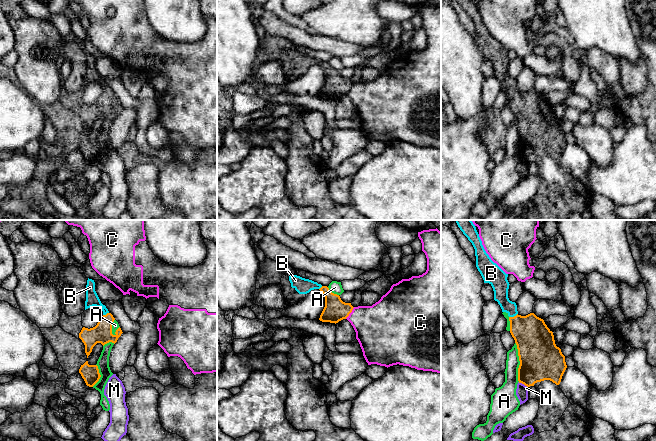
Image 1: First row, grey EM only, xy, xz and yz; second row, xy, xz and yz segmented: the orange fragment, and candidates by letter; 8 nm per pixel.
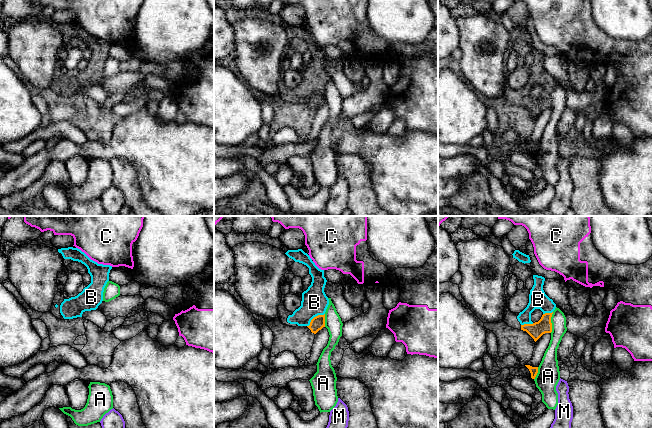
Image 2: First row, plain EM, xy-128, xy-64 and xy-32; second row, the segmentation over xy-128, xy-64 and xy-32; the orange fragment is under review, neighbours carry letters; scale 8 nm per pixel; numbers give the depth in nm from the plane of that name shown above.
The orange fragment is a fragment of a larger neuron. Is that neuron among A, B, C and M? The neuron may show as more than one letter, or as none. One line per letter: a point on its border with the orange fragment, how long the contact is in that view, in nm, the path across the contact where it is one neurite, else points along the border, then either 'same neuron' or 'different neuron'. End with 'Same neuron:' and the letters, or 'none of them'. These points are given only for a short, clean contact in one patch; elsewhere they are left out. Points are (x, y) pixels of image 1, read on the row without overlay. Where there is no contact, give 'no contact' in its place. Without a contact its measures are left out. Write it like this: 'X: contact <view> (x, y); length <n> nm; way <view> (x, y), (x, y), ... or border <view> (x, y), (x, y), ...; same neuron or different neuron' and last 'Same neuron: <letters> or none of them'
A: contact yz (520, 138); length 320 nm; different neuron
B: contact yz (514, 92); length 80 nm; way yz (534, 116), (516, 97), (514, 92), (503, 77), (500, 65); same neuron
C: contact xz (350, 88); length 120 nm; border xz (354, 83), (345, 94); different neuron
M: contact yz (523, 159); length 90 nm; border yz (518, 158), (527, 163); different neuron
Same neuron: B

